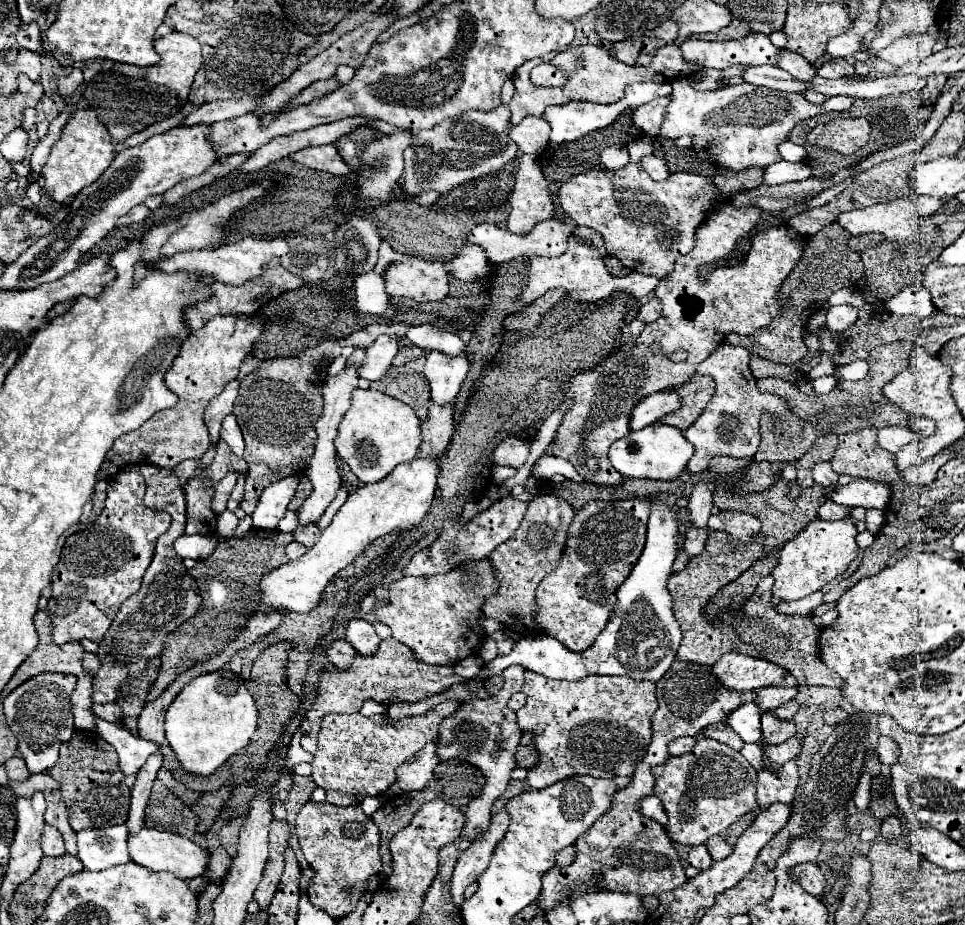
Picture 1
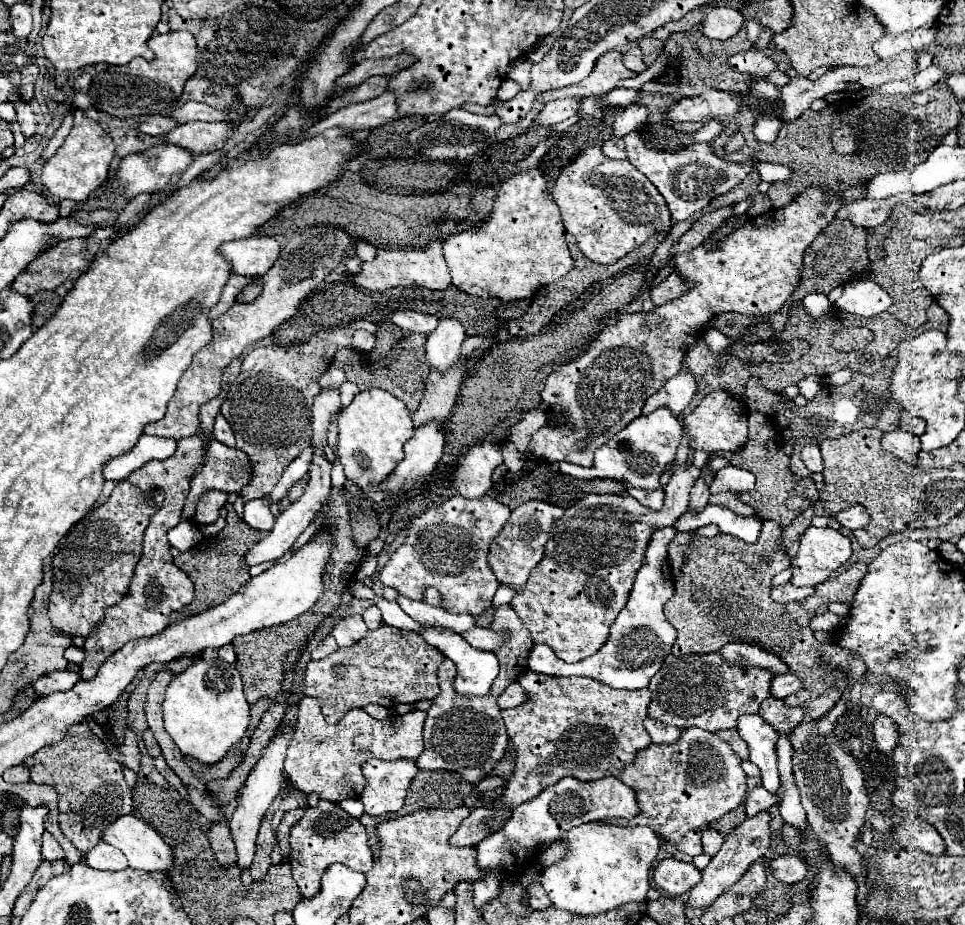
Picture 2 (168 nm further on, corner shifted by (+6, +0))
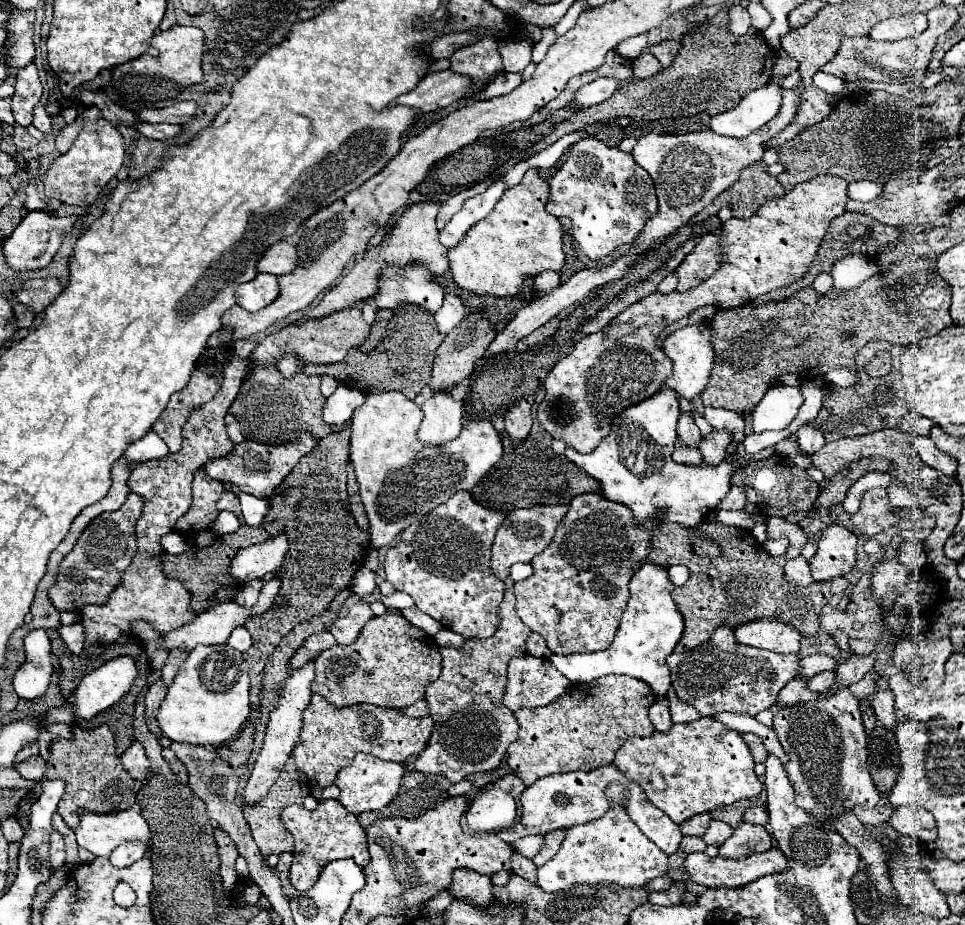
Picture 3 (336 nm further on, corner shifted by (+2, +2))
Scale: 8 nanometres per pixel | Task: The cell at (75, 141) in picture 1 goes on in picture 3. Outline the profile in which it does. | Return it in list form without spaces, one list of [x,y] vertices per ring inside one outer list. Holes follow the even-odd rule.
[[[96,107],[82,113],[84,127],[72,147],[56,157],[44,175],[44,195],[54,197],[66,205],[92,205],[108,181],[120,171],[124,161],[124,141],[120,131],[108,123]]]

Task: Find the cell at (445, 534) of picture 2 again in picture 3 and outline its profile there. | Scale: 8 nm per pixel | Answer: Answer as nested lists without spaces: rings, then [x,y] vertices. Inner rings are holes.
[[[456,491],[448,503],[432,509],[426,517],[414,521],[406,531],[402,531],[402,541],[394,549],[390,547],[384,557],[386,579],[394,585],[396,591],[408,593],[422,613],[442,621],[444,627],[464,635],[466,639],[486,639],[494,635],[498,627],[498,607],[506,587],[504,581],[500,581],[490,569],[490,547],[504,519],[504,511],[490,511],[480,503],[474,503],[468,491]]]

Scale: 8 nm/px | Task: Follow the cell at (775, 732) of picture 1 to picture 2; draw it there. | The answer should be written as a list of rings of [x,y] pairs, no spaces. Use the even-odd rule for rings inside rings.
[[[768,697],[760,705],[760,717],[764,717],[778,733],[790,733],[804,719],[804,709],[790,707],[782,699]]]

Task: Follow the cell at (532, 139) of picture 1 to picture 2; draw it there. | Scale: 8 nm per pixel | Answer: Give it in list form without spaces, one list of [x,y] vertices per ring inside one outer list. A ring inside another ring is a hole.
[[[572,97],[572,99],[558,99],[548,103],[542,113],[534,119],[534,125],[556,125],[560,121],[566,121],[568,117],[572,117],[578,111],[578,105],[582,105],[584,97]]]

